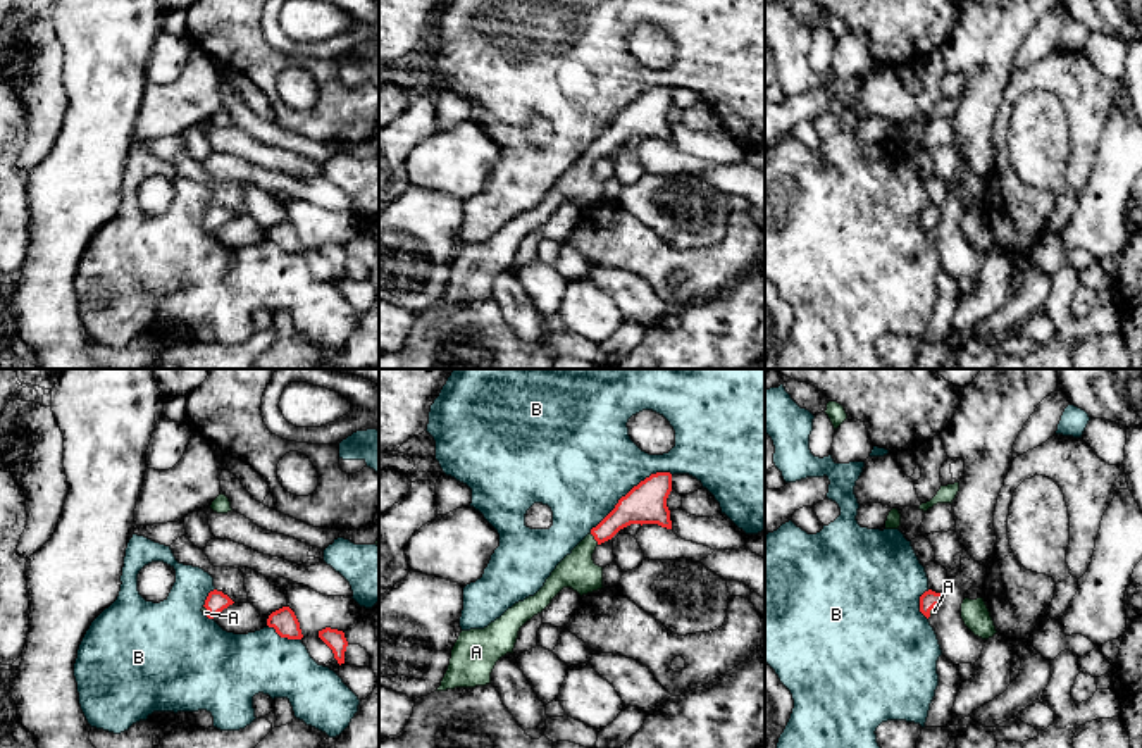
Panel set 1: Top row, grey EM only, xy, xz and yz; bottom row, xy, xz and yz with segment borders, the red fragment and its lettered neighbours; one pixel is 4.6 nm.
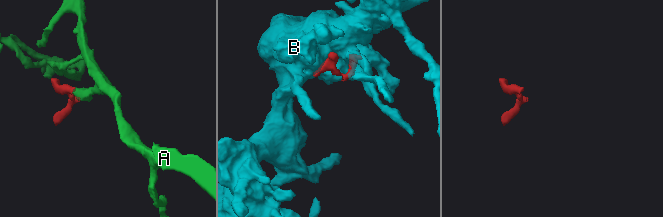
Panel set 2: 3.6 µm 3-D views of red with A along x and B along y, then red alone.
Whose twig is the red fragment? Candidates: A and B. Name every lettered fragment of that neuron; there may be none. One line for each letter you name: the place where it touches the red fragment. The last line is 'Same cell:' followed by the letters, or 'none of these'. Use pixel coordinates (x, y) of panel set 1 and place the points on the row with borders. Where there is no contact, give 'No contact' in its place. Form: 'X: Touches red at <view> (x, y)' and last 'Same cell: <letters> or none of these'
A: Touches red at xz (595, 538)
Same cell: A

